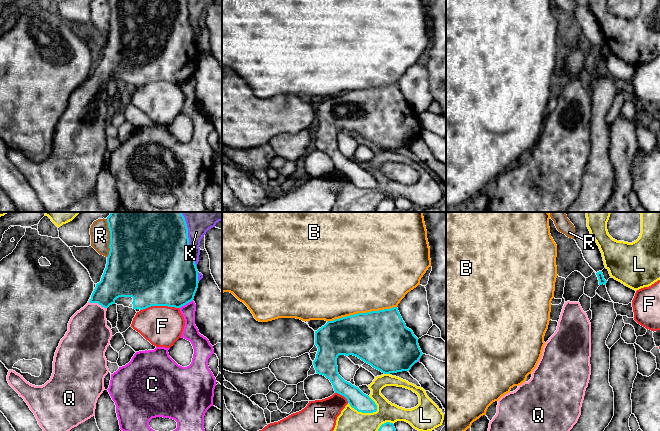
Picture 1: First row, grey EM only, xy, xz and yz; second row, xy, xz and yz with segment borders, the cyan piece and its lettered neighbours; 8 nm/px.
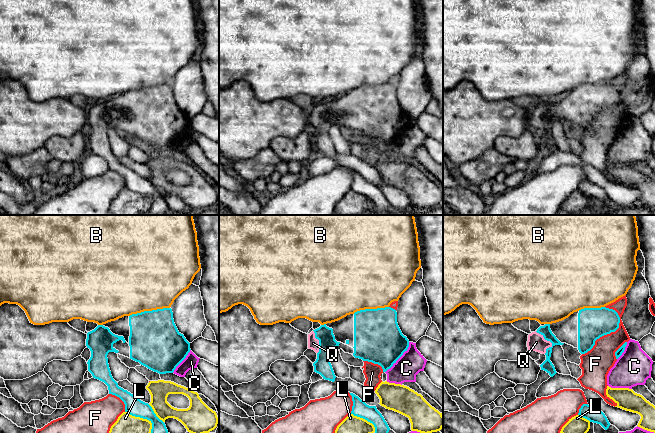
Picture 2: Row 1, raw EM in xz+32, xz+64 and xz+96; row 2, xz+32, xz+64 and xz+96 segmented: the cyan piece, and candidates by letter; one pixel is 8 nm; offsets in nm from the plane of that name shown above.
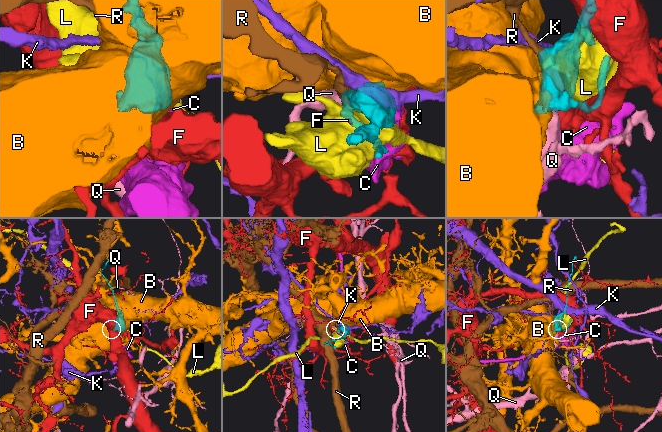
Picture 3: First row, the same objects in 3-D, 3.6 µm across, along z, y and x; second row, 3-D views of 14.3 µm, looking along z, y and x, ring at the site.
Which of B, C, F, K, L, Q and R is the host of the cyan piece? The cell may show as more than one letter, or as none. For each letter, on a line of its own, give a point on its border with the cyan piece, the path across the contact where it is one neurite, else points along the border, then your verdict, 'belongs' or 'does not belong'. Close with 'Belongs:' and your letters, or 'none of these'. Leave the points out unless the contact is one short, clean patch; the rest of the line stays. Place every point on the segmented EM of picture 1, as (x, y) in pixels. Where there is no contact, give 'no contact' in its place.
B: xz (361, 313) | does not belong
C: xy (185, 304) | does not belong
F: xy (159, 305) | does not belong
K: xy (188, 240) | does not belong
L: xz (362, 412) | does not belong
Q: xy (98, 303) | across xy (118, 280), (98, 303), (90, 321), (88, 332) | belongs
R: xy (110, 238) | does not belong
Belongs: Q

